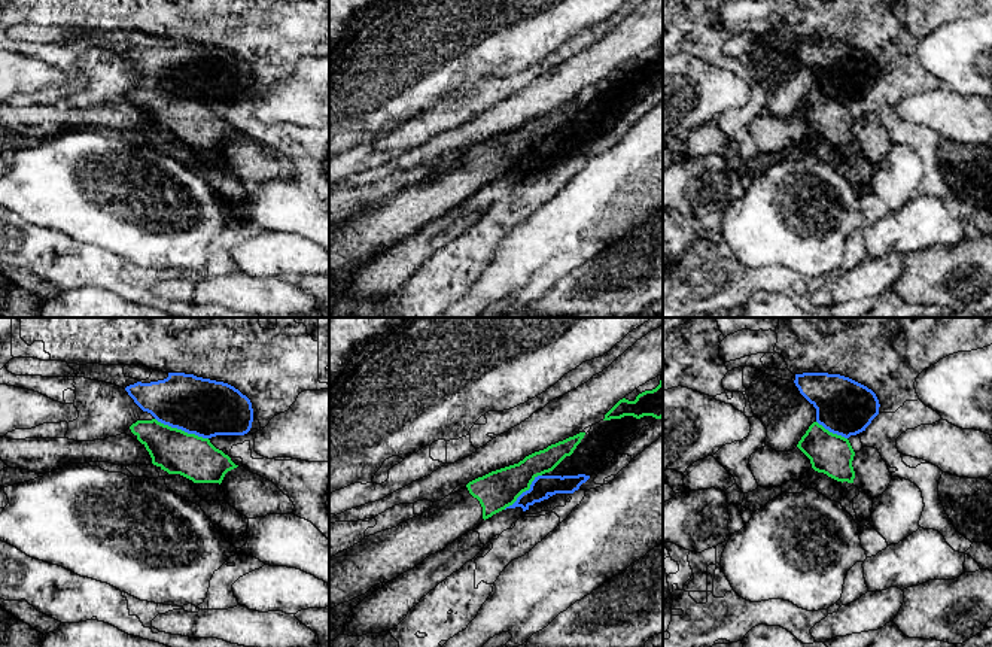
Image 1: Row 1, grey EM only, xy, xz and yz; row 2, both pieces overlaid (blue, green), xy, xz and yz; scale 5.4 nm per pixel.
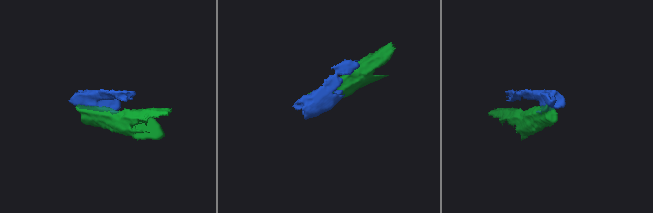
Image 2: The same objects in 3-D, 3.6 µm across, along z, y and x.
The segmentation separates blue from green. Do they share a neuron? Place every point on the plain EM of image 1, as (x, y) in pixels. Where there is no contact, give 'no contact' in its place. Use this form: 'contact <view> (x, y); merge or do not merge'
contact xy (182, 96); do not merge

